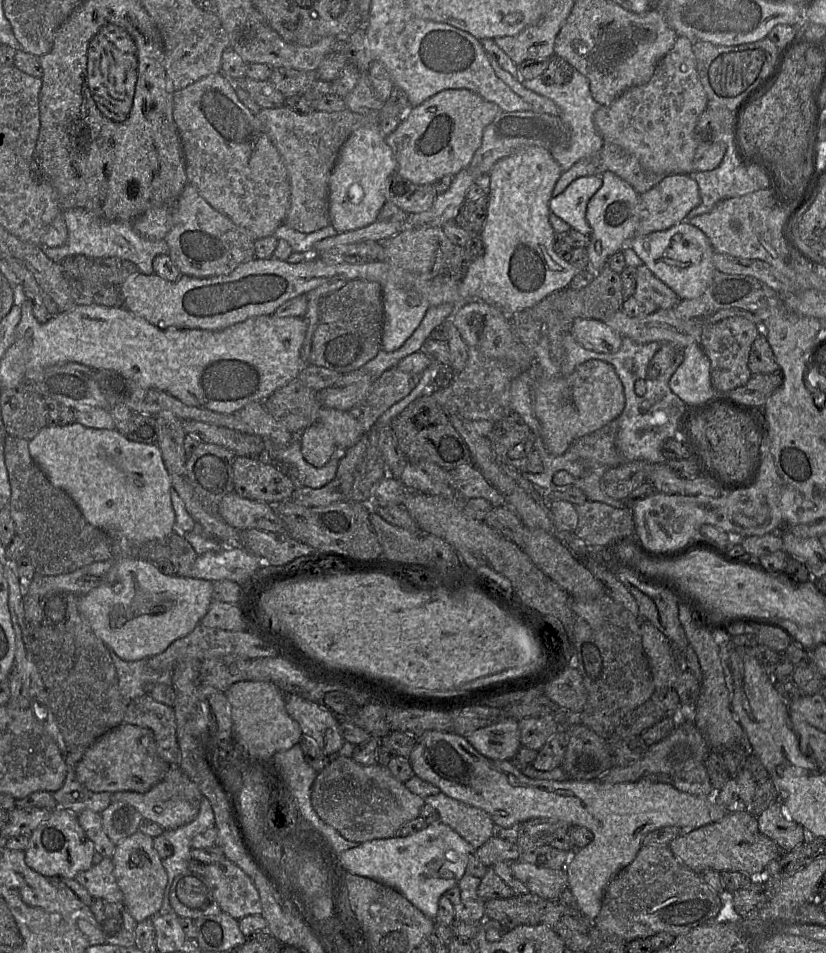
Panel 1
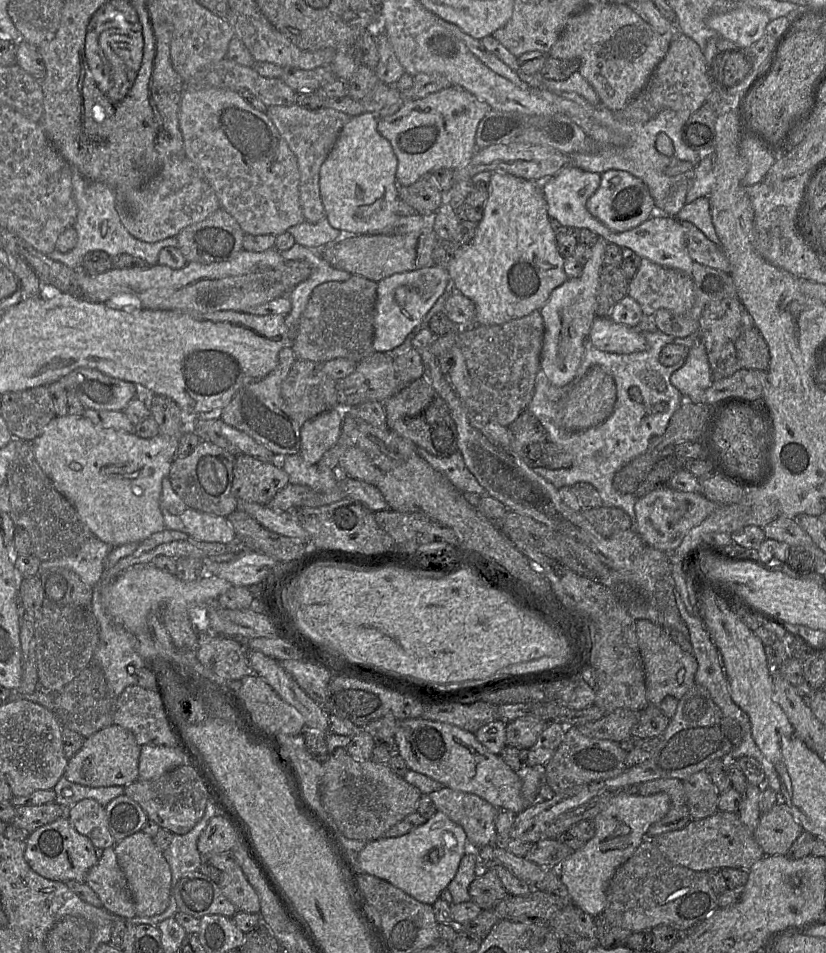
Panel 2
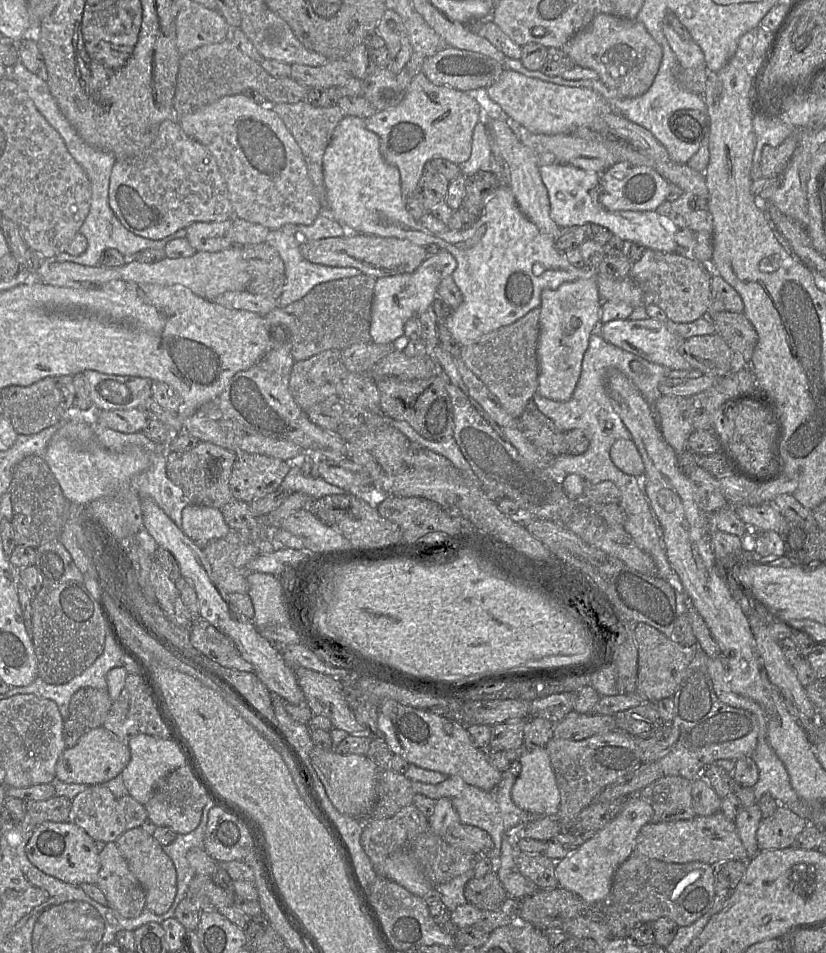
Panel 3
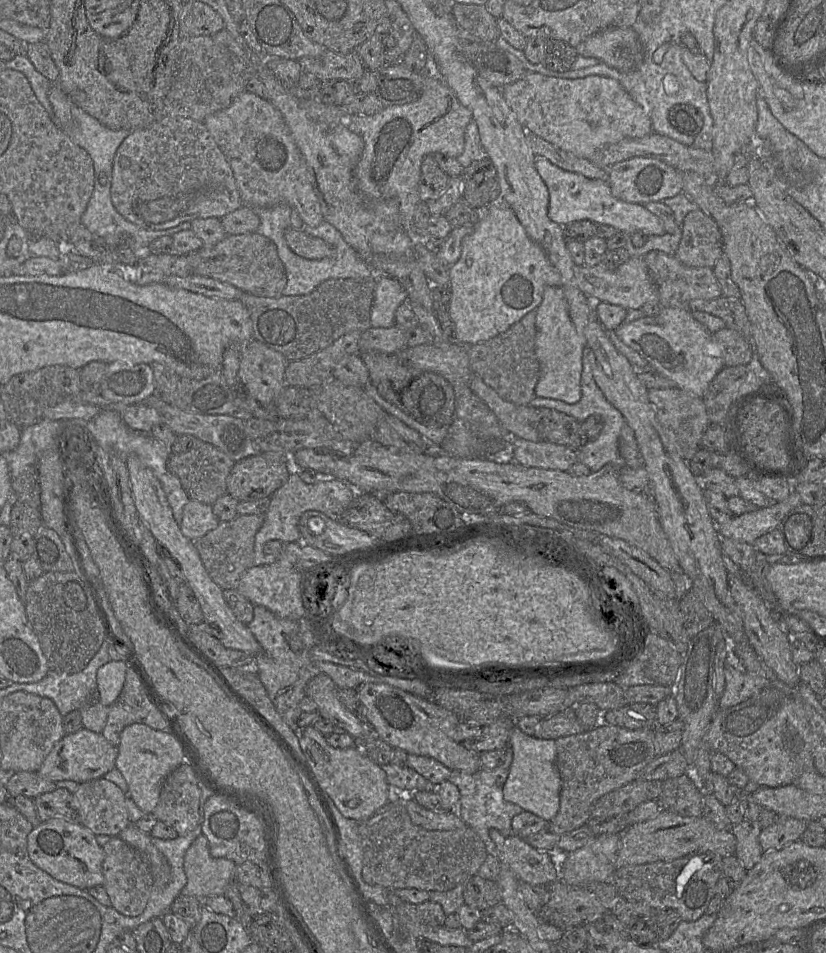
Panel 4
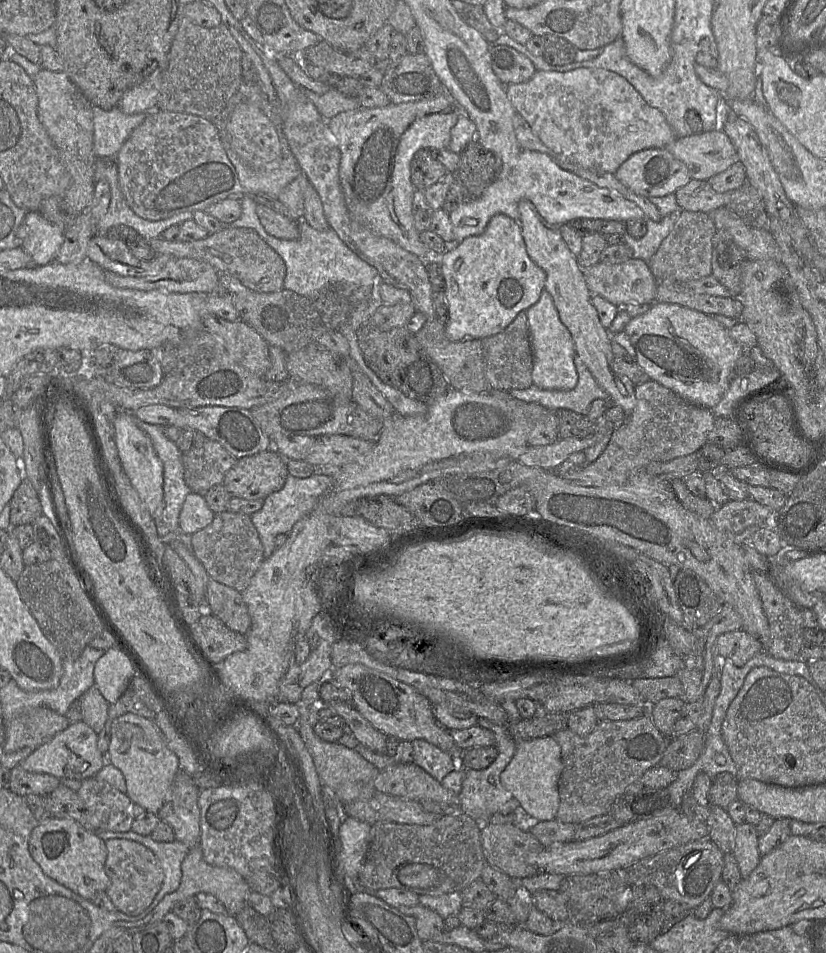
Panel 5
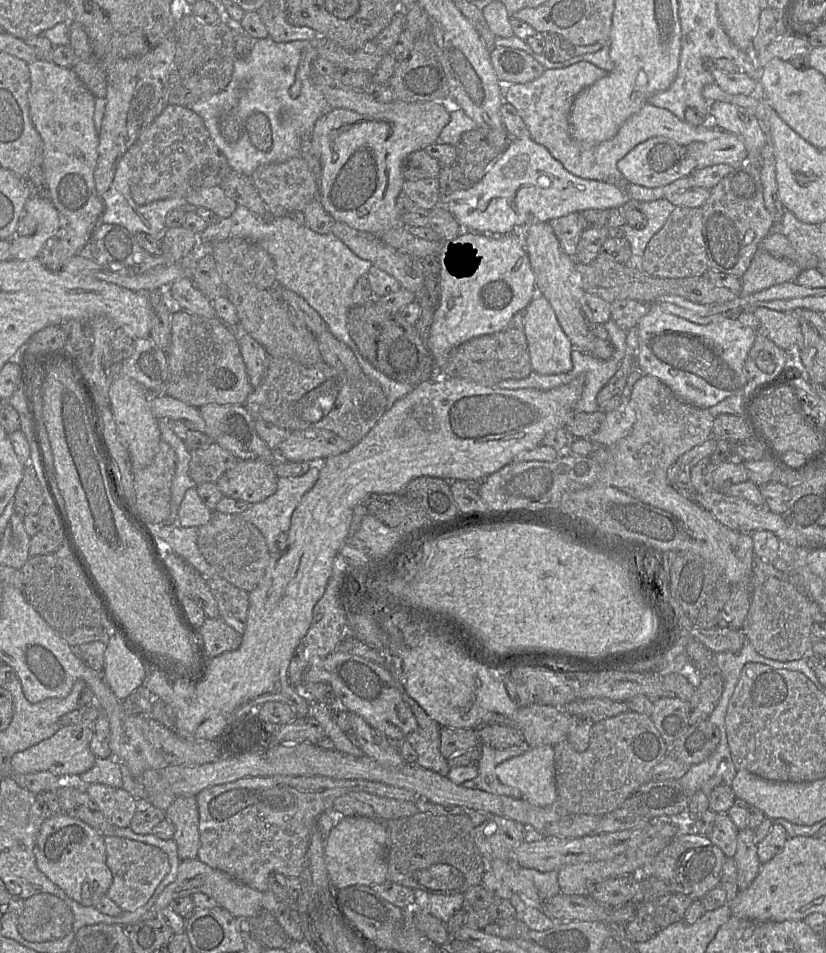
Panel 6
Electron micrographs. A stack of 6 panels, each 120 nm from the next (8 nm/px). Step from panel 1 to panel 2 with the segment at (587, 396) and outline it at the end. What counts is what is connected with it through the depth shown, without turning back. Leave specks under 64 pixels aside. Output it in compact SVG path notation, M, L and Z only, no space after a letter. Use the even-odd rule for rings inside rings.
M593 366L560 402L556 424L568 431L581 431L596 426L612 414L616 397L613 378L600 366Z

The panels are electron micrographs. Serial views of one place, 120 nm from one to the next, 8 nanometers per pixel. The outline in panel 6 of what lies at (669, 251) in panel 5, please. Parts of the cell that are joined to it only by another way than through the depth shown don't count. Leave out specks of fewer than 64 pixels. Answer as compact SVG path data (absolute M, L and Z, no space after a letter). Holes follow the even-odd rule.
M675 207L664 226L651 238L638 267L647 275L658 278L702 276L709 269L702 235L701 208Z

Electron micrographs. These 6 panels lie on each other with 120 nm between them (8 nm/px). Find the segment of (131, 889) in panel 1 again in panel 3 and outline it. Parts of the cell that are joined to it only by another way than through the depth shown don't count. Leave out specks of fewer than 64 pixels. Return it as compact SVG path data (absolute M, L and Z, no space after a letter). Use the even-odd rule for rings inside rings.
M141 827L126 830L116 844L145 891L145 907L157 915L166 913L176 895L176 869L171 858L163 851L163 846Z

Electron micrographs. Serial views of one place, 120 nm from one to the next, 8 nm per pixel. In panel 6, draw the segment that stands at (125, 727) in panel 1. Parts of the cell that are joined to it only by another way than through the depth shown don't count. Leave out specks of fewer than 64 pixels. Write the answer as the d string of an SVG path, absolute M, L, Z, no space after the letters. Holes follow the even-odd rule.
M83 720L77 724L63 726L50 738L14 754L11 757L12 775L50 771L59 777L80 776L91 769L96 760L90 749L93 735L93 721Z

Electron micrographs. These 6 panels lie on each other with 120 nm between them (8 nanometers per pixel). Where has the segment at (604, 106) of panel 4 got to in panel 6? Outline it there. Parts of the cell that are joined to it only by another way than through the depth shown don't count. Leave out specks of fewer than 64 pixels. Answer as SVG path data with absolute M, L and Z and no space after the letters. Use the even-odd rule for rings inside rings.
M580 61L565 68L551 68L545 69L543 74L526 83L513 83L504 85L504 100L515 107L518 114L524 121L528 128L531 138L544 146L550 154L558 160L563 167L575 176L599 180L604 182L626 182L622 173L617 168L617 163L629 151L631 151L638 144L656 136L663 136L669 138L681 146L687 146L693 142L709 142L721 135L723 130L715 126L713 123L704 123L700 126L693 126L686 121L678 119L673 113L667 109L653 106L648 102L644 104L641 109L633 114L624 124L619 128L614 137L609 140L597 142L582 142L574 139L570 133L569 117L572 105L576 96L585 88L591 86L599 79L607 75L607 71L597 67L596 65Z

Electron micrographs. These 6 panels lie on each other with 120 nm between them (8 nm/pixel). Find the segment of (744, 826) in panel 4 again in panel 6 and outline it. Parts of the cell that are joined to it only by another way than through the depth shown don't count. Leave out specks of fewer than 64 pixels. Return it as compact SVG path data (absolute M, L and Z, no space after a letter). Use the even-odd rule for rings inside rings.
M747 827L738 831L737 851L733 858L737 866L739 891L746 890L757 877L761 867L752 829Z

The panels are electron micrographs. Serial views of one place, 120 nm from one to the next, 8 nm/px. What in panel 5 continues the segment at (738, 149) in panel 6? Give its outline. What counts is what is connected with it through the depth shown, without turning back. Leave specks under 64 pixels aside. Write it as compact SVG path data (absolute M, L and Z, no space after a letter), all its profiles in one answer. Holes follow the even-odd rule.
M723 130L676 138L664 148L685 164L690 180L708 180L739 160L734 145Z

